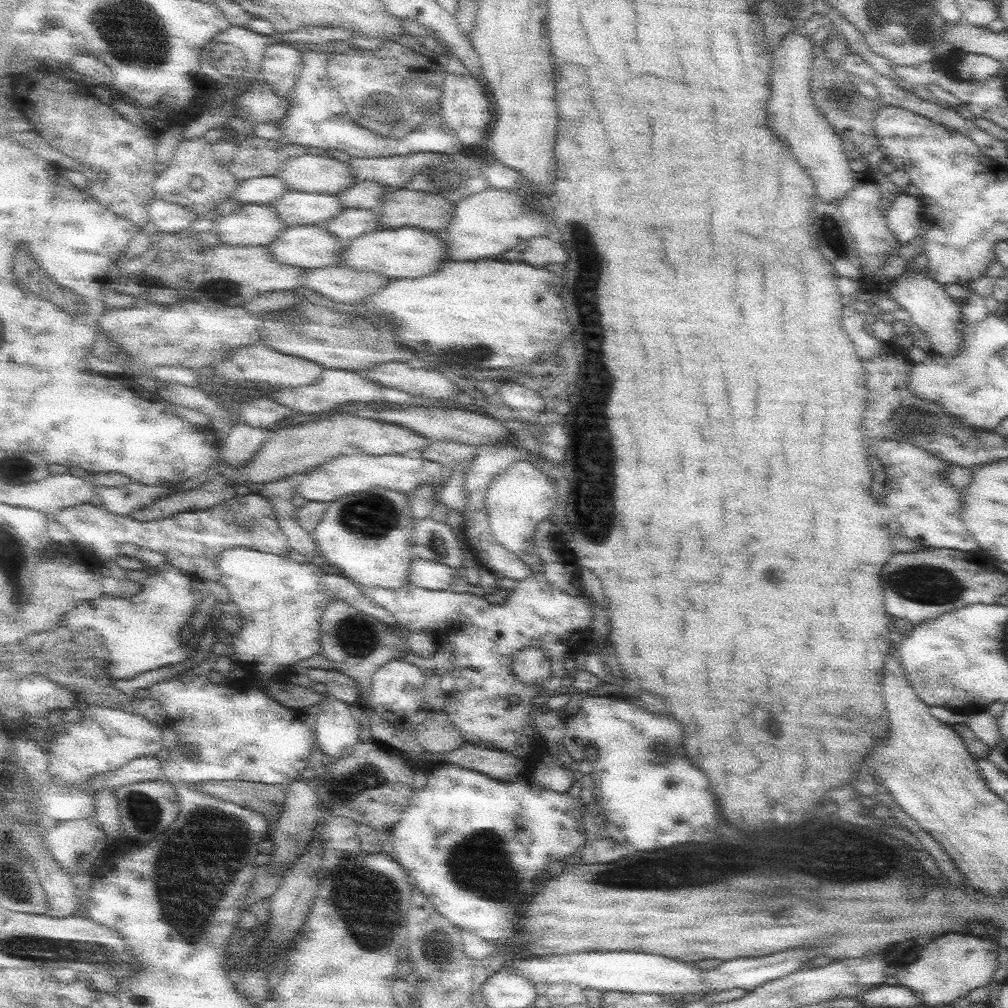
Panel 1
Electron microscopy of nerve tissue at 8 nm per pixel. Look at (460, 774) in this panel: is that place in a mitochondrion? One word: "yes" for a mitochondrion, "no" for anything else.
no

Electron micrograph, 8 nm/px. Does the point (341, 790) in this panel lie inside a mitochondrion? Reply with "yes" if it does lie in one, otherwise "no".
yes

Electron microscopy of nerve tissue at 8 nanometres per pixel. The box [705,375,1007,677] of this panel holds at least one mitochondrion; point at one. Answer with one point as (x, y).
(928, 585)

